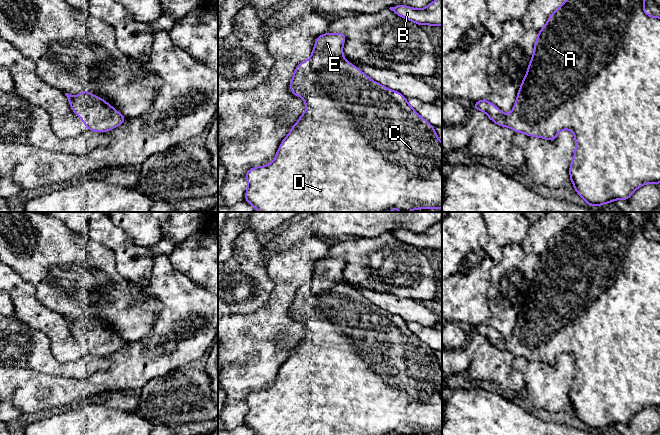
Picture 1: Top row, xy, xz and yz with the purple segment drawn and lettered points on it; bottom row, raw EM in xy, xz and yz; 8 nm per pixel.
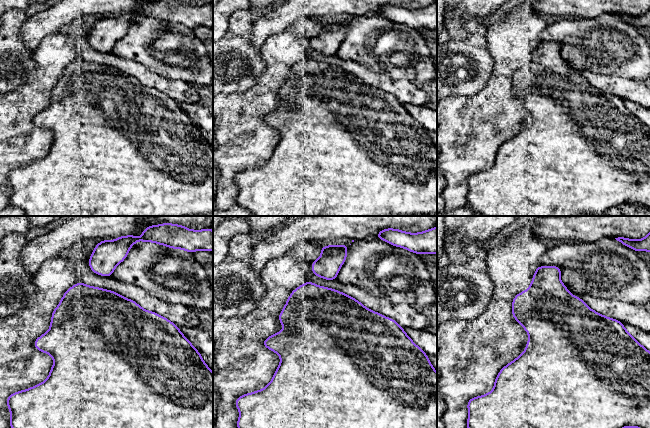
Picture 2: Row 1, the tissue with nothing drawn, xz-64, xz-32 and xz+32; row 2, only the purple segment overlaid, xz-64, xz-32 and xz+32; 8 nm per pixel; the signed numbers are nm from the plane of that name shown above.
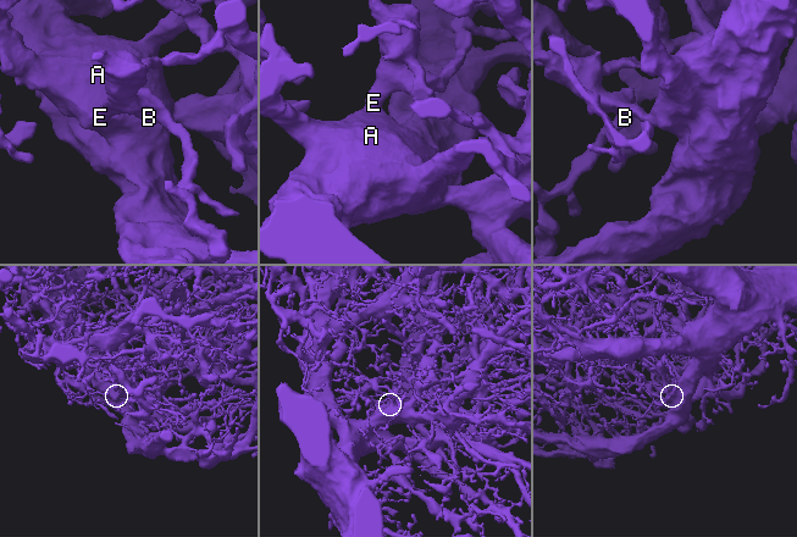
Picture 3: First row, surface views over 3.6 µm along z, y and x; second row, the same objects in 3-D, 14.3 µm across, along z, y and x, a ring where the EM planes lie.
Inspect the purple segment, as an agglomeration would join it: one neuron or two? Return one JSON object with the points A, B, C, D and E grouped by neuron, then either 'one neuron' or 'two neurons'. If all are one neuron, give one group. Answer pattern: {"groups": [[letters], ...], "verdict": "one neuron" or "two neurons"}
{"groups": [["A", "B", "C", "D", "E"]], "verdict": "one neuron"}

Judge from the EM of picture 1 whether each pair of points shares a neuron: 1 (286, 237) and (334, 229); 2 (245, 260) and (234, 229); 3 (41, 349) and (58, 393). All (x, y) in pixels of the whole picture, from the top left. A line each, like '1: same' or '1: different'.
1: same
2: different
3: different

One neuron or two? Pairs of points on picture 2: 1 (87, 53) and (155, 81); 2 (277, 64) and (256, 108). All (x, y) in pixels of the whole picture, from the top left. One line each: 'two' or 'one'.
1: one
2: one

